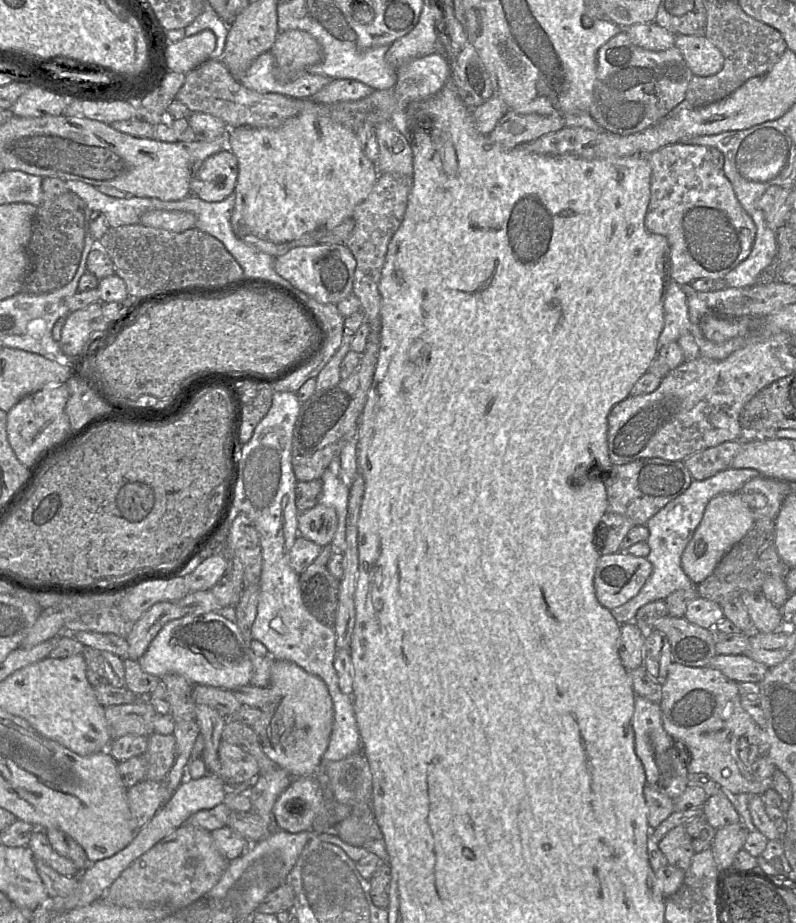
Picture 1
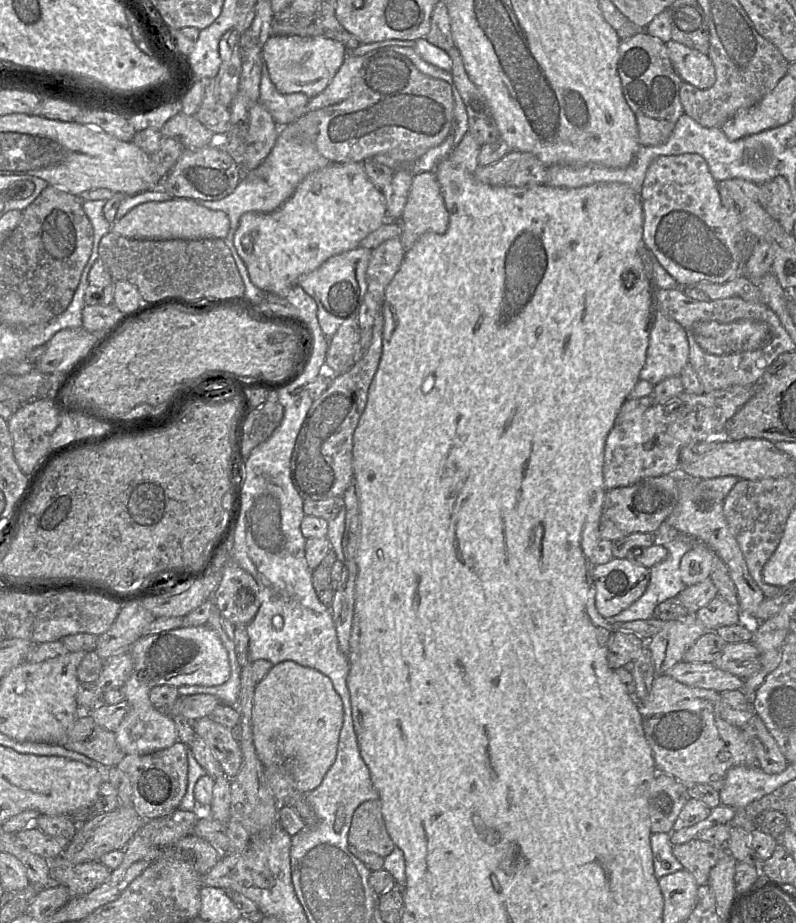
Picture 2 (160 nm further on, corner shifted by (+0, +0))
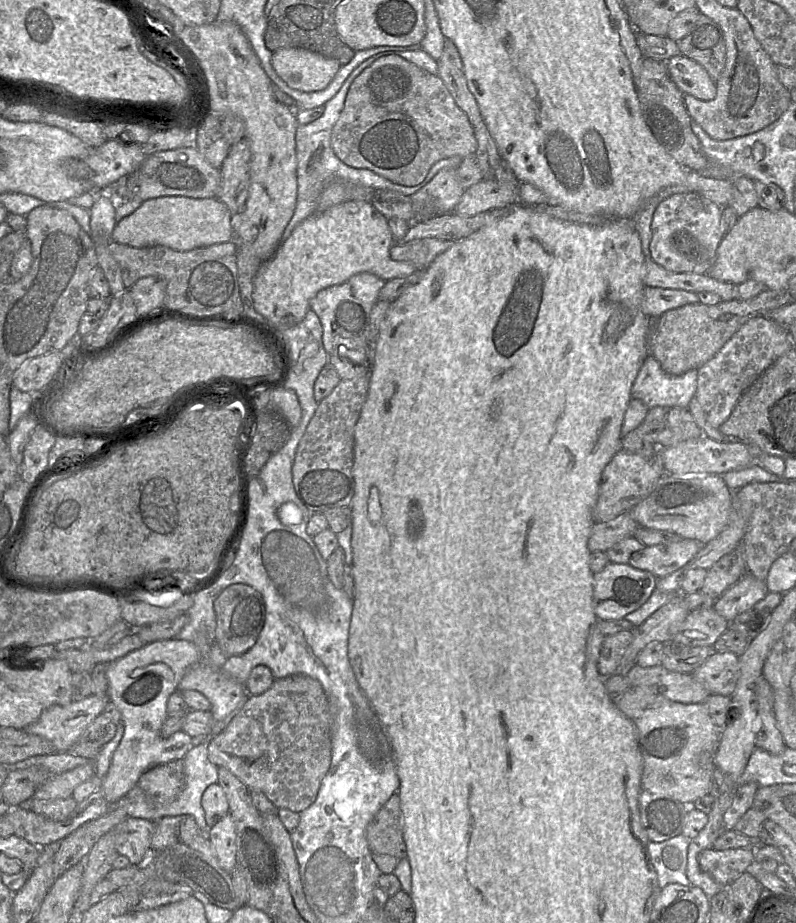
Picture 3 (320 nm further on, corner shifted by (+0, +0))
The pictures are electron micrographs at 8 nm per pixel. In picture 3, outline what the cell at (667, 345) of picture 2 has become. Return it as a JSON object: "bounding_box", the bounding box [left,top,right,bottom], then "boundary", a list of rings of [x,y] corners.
{"bounding_box":[631,354,698,408],"boundary":[[[651,354],[644,361],[631,389],[631,398],[639,399],[649,408],[687,408],[697,392],[698,371],[682,375],[664,371]]]}

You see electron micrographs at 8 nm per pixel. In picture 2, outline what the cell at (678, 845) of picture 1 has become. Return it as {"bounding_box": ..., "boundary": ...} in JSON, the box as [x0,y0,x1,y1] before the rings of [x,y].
{"bounding_box":[673,839,726,886],"boundary":[[[699,839],[673,847],[674,856],[693,876],[698,886],[708,884],[711,869],[726,852],[725,847],[716,847]]]}

